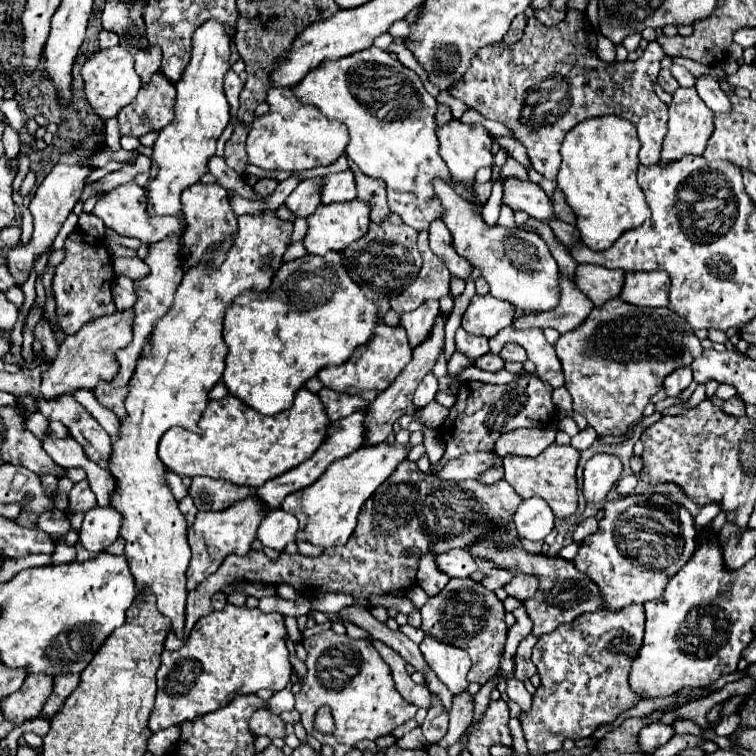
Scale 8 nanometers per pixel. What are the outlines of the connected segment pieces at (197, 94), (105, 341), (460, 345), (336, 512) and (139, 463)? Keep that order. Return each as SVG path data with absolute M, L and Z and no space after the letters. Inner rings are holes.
M213 18L203 22L193 34L191 62L187 64L181 80L175 84L175 118L159 132L159 138L153 144L151 180L147 184L153 214L181 216L181 192L199 182L199 178L207 172L207 160L215 154L215 144L231 118L223 90L223 78L231 70L231 42L231 28Z
M133 308L115 312L113 316L103 316L101 320L91 320L77 334L67 336L59 346L59 354L53 366L43 374L41 394L45 398L55 398L63 392L73 392L77 388L93 390L99 380L113 380L117 376L117 358L115 352L125 348L133 336Z
M463 328L457 330L455 344L457 344L457 350L461 354L465 354L467 358L471 358L471 360L475 360L475 358L479 358L479 356L489 352L487 338L483 338L483 336L469 336L469 332L465 332Z
M375 444L375 446L361 446L353 456L345 456L345 460L337 460L337 464L331 464L325 470L325 476L317 480L317 484L311 484L309 488L291 492L281 508L285 512L291 512L299 520L299 532L297 540L311 542L321 548L333 548L347 544L355 524L357 514L361 506L367 502L367 498L397 470L397 466L407 460L411 446L409 444Z
M263 212L261 216L239 216L239 232L233 234L233 244L225 254L225 262L219 268L213 268L213 248L205 252L205 260L201 264L195 264L189 268L175 292L175 302L171 310L157 320L151 342L153 350L143 356L137 362L135 374L131 378L131 390L125 398L125 408L127 408L127 418L121 420L121 438L113 442L113 456L111 456L111 466L109 472L117 480L117 490L113 492L111 506L123 514L123 526L121 526L121 536L125 538L125 556L129 558L129 568L131 574L137 582L137 590L143 594L145 590L151 590L157 598L157 608L163 616L171 618L169 632L173 632L177 638L185 638L185 602L187 602L187 586L185 586L185 572L191 560L191 550L187 544L187 522L181 516L177 508L177 500L173 498L171 490L163 482L165 466L161 464L157 456L157 446L161 436L173 428L181 426L187 430L195 430L197 422L207 408L209 402L209 390L221 380L223 368L225 368L225 356L227 356L227 346L223 340L223 316L227 308L233 304L235 296L255 290L255 292L265 292L279 266L283 264L283 254L289 248L293 232L293 222L277 218L275 212Z

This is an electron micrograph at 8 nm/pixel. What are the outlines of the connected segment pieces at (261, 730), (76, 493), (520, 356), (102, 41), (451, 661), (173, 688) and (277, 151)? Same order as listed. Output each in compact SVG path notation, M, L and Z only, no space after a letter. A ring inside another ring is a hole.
M259 708L257 712L253 712L249 728L251 728L253 736L279 736L279 738L285 738L285 722L281 722L279 716L271 714L265 708Z
M81 480L73 486L73 490L69 492L69 506L71 510L81 510L81 512L87 512L95 506L95 496L93 496L93 490L89 488L89 482L87 480Z
M505 344L505 348L501 350L499 356L503 360L509 360L509 362L525 362L527 360L525 348L521 348L519 344Z
M101 30L99 34L99 46L101 48L113 48L119 44L119 36L115 32L109 32L109 30Z
M429 636L423 638L419 648L421 648L427 664L431 666L431 670L451 690L453 696L467 690L467 686L469 686L467 672L471 668L471 660L465 650L443 644Z
M227 604L219 612L199 618L187 642L177 652L163 650L157 670L157 700L149 716L149 730L159 732L183 720L219 710L237 694L255 694L261 688L283 690L293 666L285 644L287 628L281 612L261 612L259 608Z
M273 88L267 94L269 112L253 120L247 136L249 164L263 170L307 170L333 164L343 152L349 140L345 124L323 116L315 106L301 104L289 88Z

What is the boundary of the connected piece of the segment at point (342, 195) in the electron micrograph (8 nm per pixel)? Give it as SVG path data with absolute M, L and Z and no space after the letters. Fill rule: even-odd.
M351 168L345 172L329 174L325 178L325 186L323 186L323 194L321 194L323 204L347 202L347 200L355 200L355 198L357 198L357 182L355 182L355 174Z

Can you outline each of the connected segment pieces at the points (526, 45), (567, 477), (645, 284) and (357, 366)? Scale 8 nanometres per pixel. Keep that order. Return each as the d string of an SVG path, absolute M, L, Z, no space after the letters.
M571 8L563 22L557 26L545 26L535 16L527 20L523 38L507 46L503 42L489 44L473 56L469 70L463 76L463 82L457 84L457 88L451 90L451 96L465 102L467 106L475 108L479 114L483 114L489 120L497 120L513 130L515 140L519 140L531 158L531 164L537 172L541 172L545 178L555 178L559 172L561 156L559 146L563 142L563 136L567 130L577 126L579 122L593 118L593 116L605 116L615 114L621 118L631 120L637 126L639 140L641 140L641 164L657 164L661 156L661 140L667 132L667 104L659 100L659 96L653 90L653 82L657 82L657 76L661 72L661 60L665 58L665 52L661 52L661 46L657 42L649 42L645 52L639 60L631 62L603 62L595 50L589 48L589 22L587 14L583 10Z
M551 444L535 458L505 456L503 468L505 468L505 480L517 490L519 496L523 498L539 496L551 506L557 518L567 518L575 514L579 506L579 488L577 488L577 476L575 476L577 462L579 462L579 450L575 450L573 446Z
M663 270L653 272L627 272L621 298L633 306L659 308L669 304L669 274Z
M381 324L375 336L365 346L357 348L355 354L345 364L327 366L317 374L317 378L323 382L325 388L333 388L337 392L347 392L347 394L363 394L367 390L383 392L401 374L401 370L409 364L409 360L411 360L411 346L407 342L405 330L401 326L389 328Z

